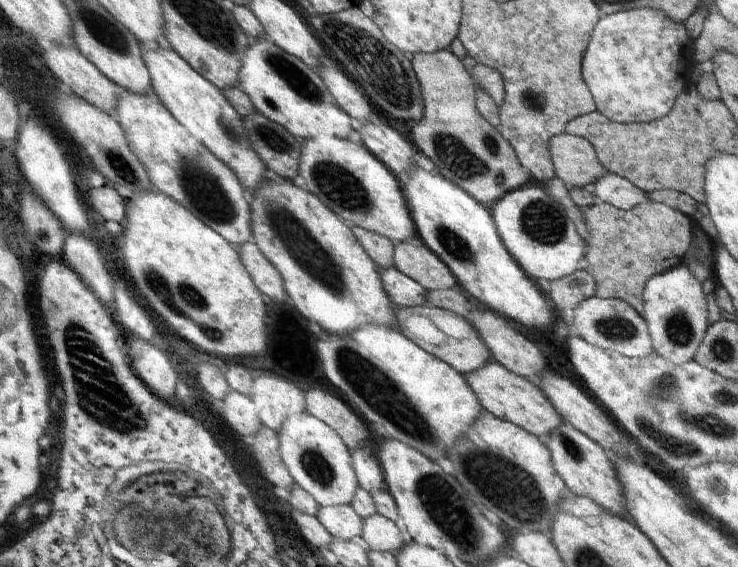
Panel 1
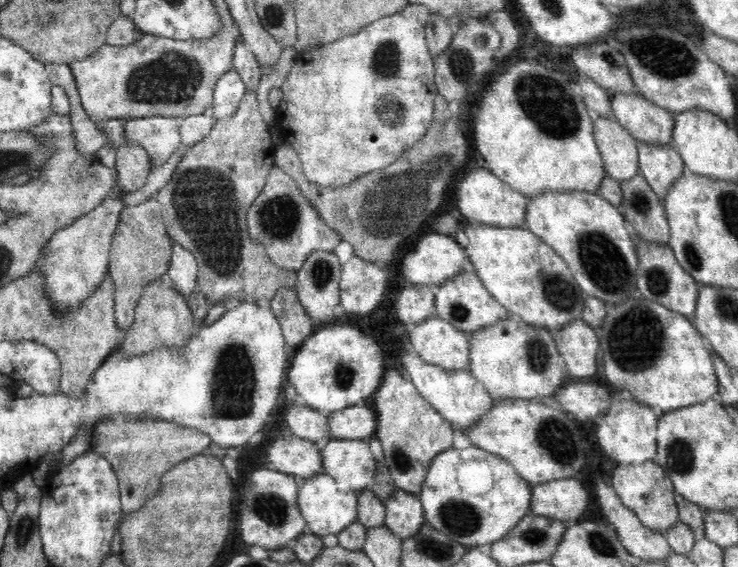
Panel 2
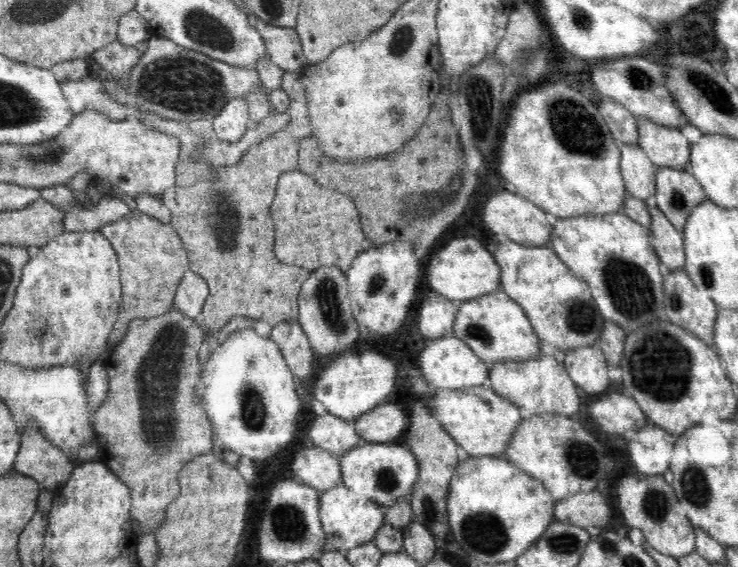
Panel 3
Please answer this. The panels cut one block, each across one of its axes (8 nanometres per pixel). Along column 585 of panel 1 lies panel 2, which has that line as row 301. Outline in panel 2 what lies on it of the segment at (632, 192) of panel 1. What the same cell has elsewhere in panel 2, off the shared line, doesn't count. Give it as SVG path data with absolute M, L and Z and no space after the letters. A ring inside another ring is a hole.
M171 242L170 264L165 279L178 289L189 304L189 296L197 288L198 265L195 256L178 242Z

